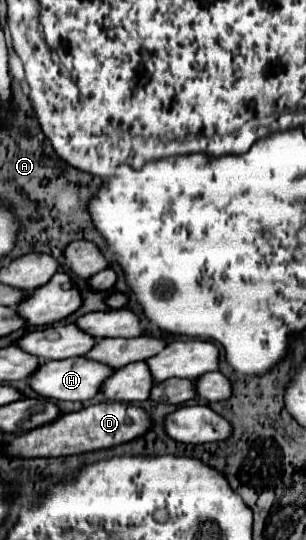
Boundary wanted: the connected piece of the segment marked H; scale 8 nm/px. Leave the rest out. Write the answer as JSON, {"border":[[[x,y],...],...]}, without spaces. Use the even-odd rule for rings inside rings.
{"border":[[[71,357],[71,359],[61,359],[61,361],[45,361],[29,379],[31,387],[35,393],[53,399],[53,401],[87,401],[99,395],[99,387],[103,387],[105,375],[113,373],[115,369],[91,361],[87,357]]]}

